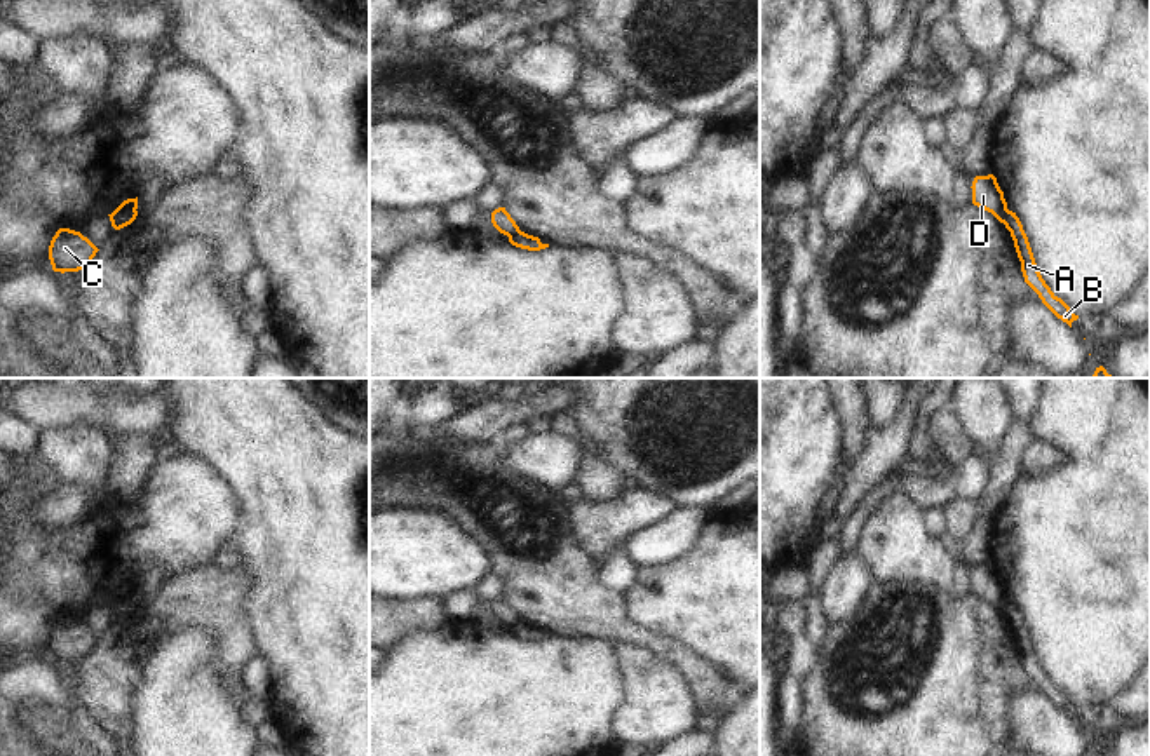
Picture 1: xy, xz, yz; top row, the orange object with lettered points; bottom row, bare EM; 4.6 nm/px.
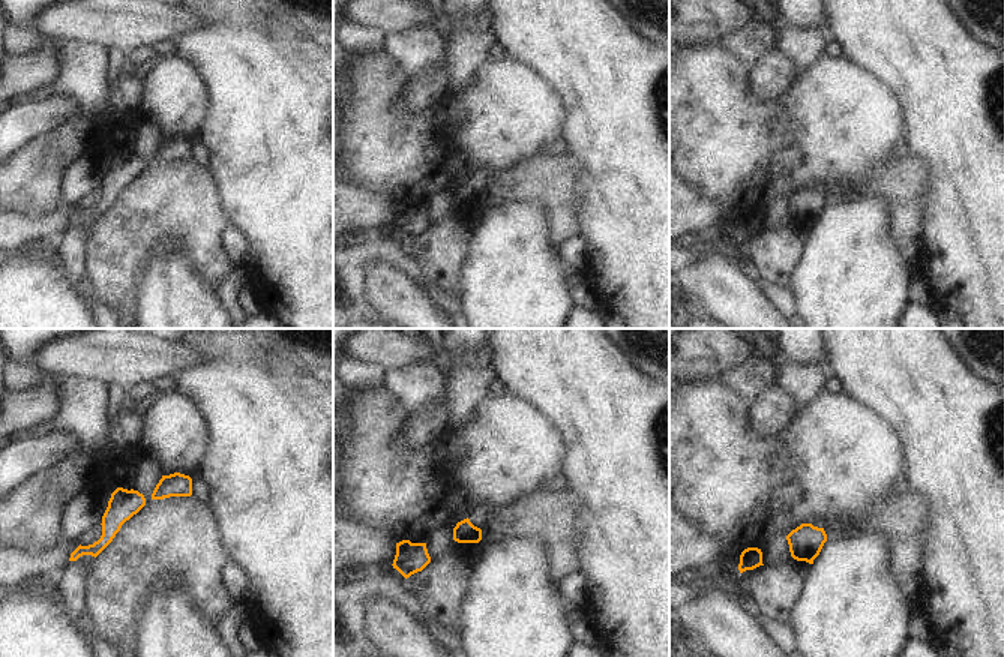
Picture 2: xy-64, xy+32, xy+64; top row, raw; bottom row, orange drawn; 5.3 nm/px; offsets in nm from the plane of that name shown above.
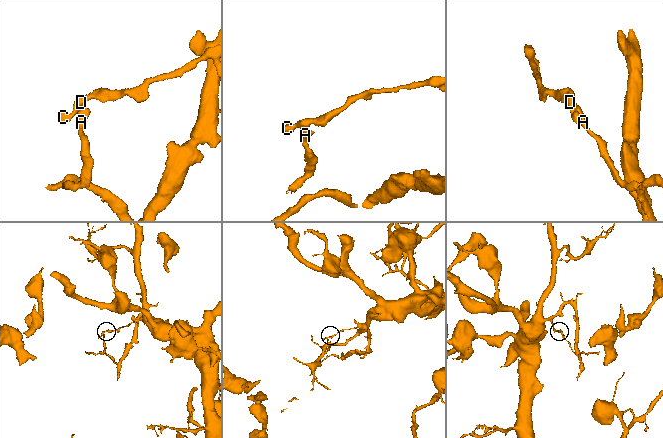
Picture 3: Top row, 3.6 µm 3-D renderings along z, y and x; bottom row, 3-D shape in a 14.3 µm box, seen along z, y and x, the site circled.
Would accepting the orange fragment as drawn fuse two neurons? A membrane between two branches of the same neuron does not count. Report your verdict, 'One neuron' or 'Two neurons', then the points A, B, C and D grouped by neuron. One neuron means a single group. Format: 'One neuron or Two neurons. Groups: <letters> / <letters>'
Two neurons. Groups: A B / C D

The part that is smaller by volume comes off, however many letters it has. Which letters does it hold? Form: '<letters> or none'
A, B

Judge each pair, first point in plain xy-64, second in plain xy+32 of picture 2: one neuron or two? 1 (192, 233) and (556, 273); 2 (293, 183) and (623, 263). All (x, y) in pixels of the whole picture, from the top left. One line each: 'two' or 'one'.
1: two
2: one

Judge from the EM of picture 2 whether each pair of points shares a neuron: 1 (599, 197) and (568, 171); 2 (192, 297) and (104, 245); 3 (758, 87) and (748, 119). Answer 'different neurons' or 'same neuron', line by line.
1: different neurons
2: different neurons
3: different neurons

